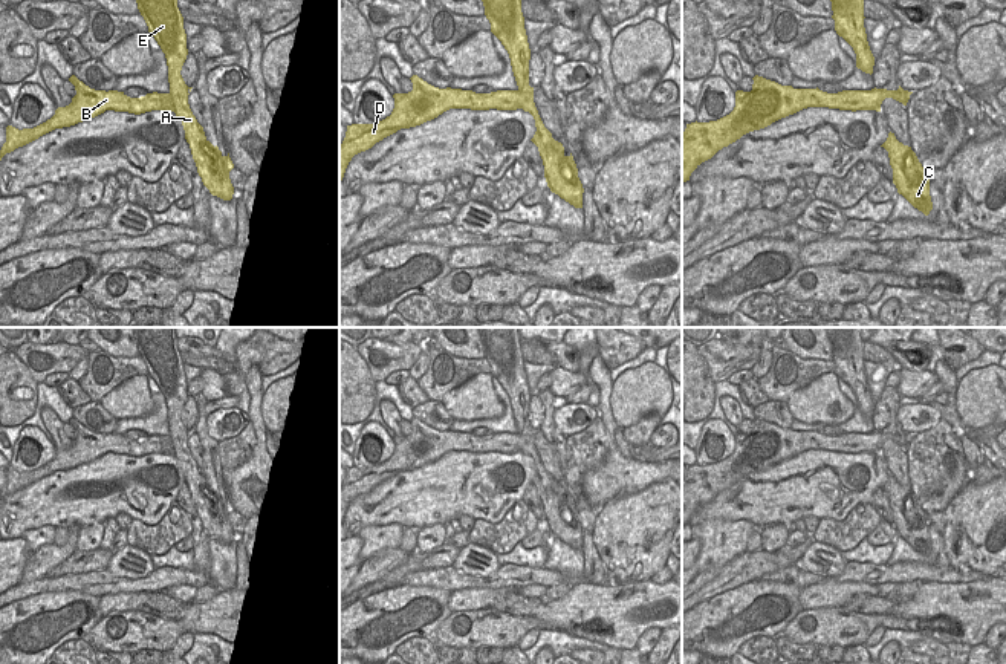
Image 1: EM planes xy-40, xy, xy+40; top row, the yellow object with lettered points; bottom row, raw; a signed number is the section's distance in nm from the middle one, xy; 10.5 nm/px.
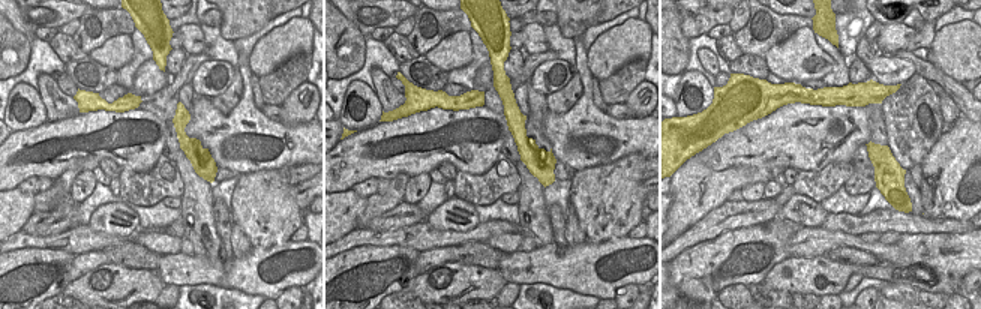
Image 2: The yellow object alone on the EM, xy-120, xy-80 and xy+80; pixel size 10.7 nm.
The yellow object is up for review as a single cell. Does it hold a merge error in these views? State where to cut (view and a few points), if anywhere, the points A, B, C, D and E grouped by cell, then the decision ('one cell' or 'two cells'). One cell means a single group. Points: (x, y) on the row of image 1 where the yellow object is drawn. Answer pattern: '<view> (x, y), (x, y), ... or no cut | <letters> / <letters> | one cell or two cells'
xy-40 (170, 92), (175, 110) | A C E / B D | two cells

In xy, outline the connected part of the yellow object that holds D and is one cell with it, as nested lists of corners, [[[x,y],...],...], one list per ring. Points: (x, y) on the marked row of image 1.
[[[417,75],[411,78],[413,90],[394,93],[394,109],[390,116],[375,124],[347,125],[346,138],[339,145],[339,181],[352,158],[372,148],[376,142],[396,133],[431,121],[449,109],[471,110],[517,110],[524,109],[540,118],[534,103],[534,87],[526,90],[497,90],[491,93],[475,93],[462,89],[439,89]]]

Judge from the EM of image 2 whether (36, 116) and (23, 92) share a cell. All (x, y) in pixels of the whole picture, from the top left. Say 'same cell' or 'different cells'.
same cell

